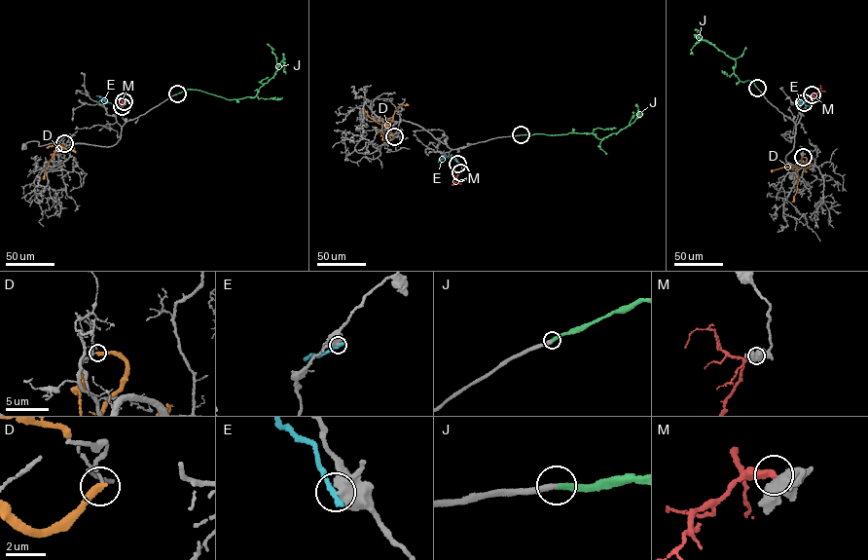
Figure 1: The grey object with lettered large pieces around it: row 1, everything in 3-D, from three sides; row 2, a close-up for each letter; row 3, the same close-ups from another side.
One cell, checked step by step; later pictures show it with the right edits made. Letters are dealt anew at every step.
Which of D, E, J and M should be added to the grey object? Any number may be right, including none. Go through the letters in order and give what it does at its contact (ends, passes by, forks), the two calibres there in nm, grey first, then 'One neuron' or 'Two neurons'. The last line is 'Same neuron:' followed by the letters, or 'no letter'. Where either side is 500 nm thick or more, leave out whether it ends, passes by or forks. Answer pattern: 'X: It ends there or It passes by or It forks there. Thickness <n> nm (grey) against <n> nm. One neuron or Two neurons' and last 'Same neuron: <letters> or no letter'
D: It ends there. Thickness 100 nm (grey) against 380 nm. Two neurons
E: Thickness 500 nm (grey) against 320 nm. Two neurons
J: It ends there. Thickness 320 nm (grey) against 300 nm. One neuron
M: Thickness 700 nm (grey) against 420 nm. Two neurons
Same neuron: J

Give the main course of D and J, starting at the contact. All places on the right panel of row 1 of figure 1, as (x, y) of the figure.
D: (803, 157), (807, 158), (803, 165), (772, 171)
J: (757, 88), (749, 80), (739, 80), (734, 70), (735, 60), (706, 40), (702, 40), (694, 46), (693, 55)

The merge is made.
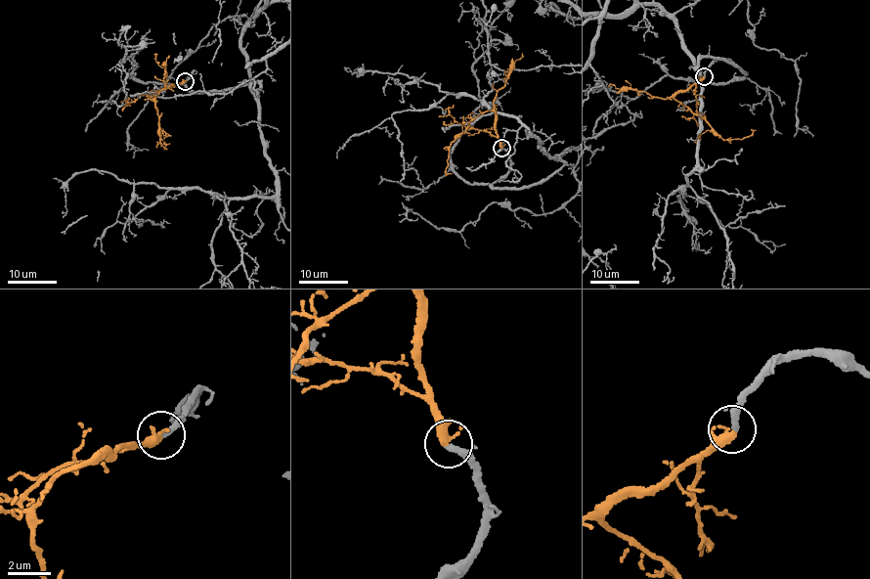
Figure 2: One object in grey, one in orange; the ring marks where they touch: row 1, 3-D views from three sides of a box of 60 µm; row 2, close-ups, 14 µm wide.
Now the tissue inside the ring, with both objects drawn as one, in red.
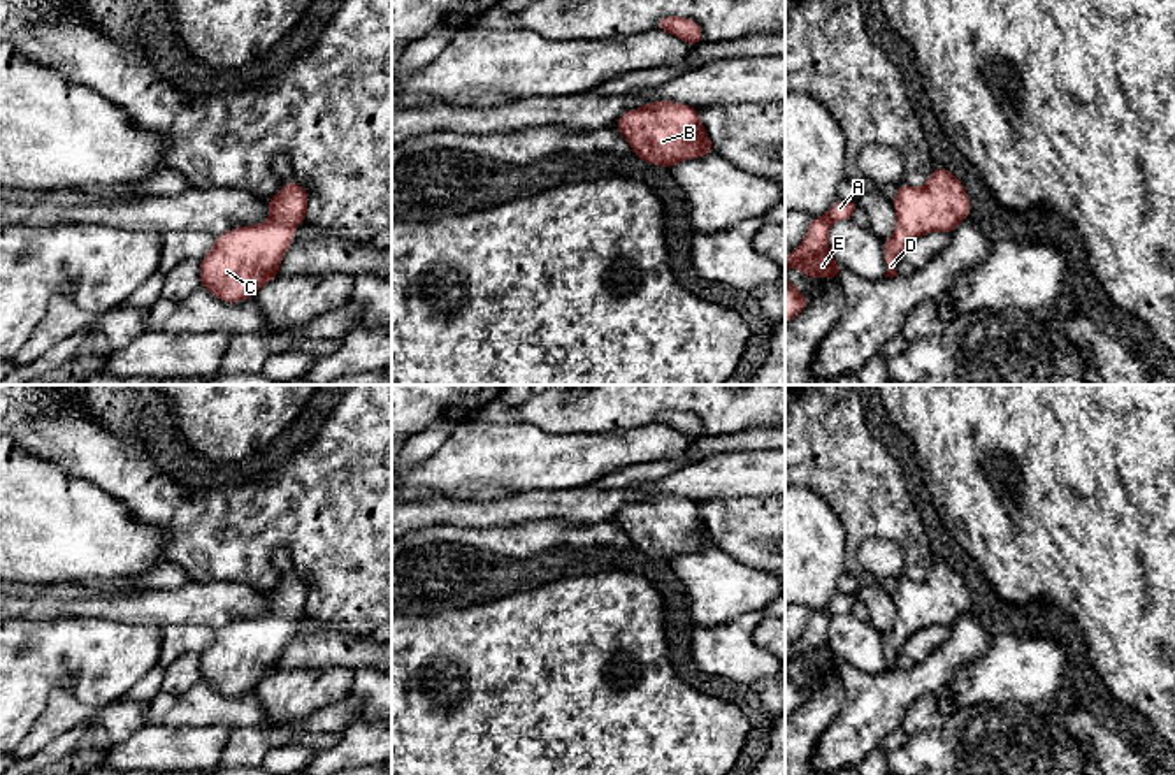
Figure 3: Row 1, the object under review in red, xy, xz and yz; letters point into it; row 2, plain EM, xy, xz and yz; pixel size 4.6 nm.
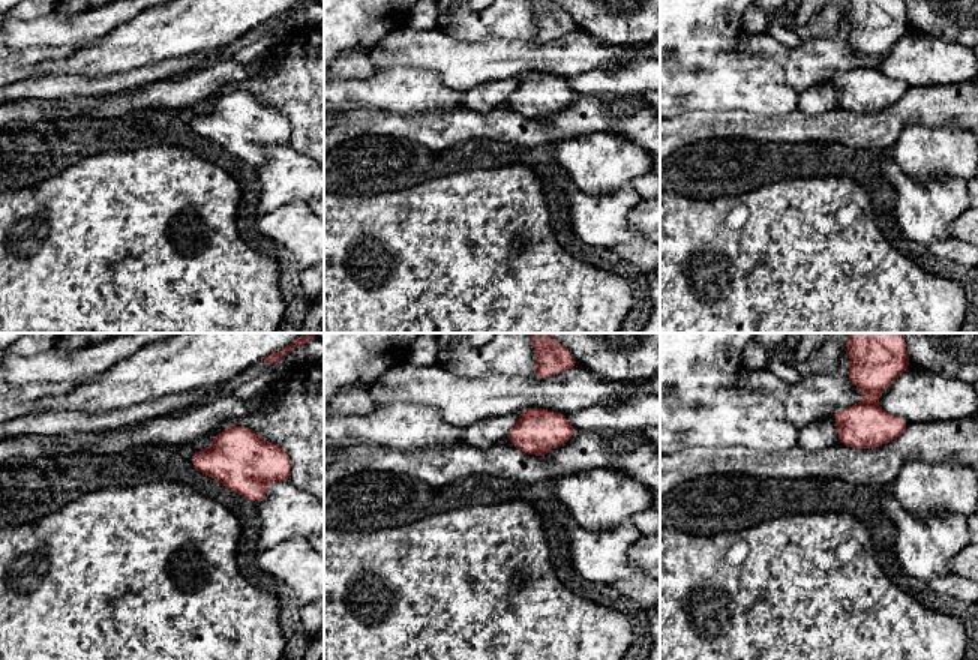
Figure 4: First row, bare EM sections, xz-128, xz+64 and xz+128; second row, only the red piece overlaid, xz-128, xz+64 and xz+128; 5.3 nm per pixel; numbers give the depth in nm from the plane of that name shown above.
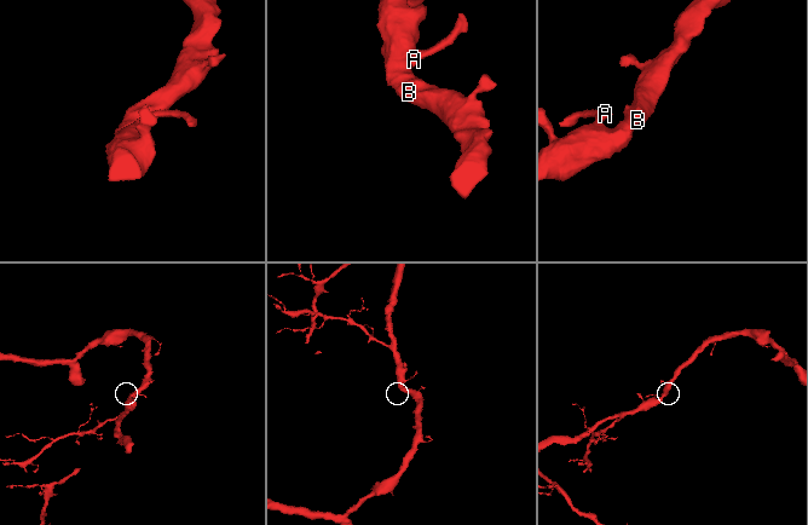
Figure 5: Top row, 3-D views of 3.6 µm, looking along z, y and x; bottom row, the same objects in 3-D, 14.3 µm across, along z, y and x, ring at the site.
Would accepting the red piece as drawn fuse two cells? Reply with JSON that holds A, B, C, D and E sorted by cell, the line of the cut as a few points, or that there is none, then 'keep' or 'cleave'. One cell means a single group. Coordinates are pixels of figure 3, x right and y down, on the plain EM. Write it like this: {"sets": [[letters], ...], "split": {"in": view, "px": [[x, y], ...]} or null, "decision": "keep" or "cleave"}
{"sets": [["A", "B", "C", "D", "E"]], "split": null, "decision": "keep"}

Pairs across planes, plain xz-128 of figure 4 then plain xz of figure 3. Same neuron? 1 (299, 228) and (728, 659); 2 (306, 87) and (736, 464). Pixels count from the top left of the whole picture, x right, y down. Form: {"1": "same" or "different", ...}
{"1": "same", "2": "different"}

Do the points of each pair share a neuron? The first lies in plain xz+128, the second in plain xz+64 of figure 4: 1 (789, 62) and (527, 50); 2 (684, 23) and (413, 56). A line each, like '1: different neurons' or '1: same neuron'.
1: same neuron
2: different neurons

